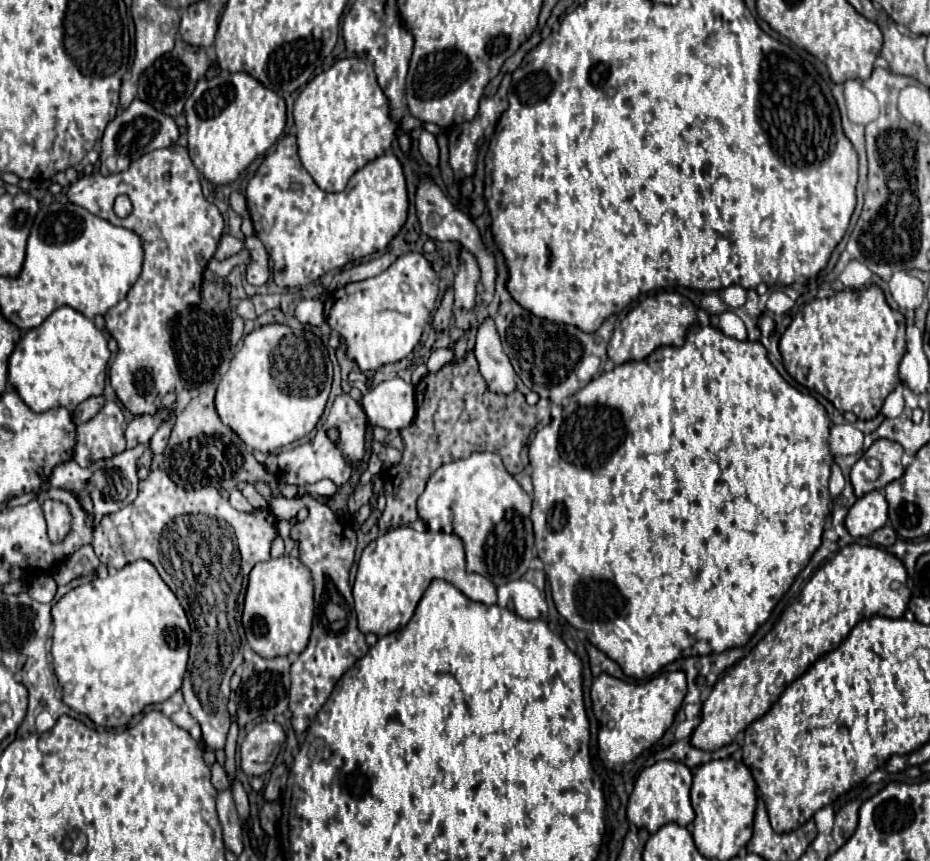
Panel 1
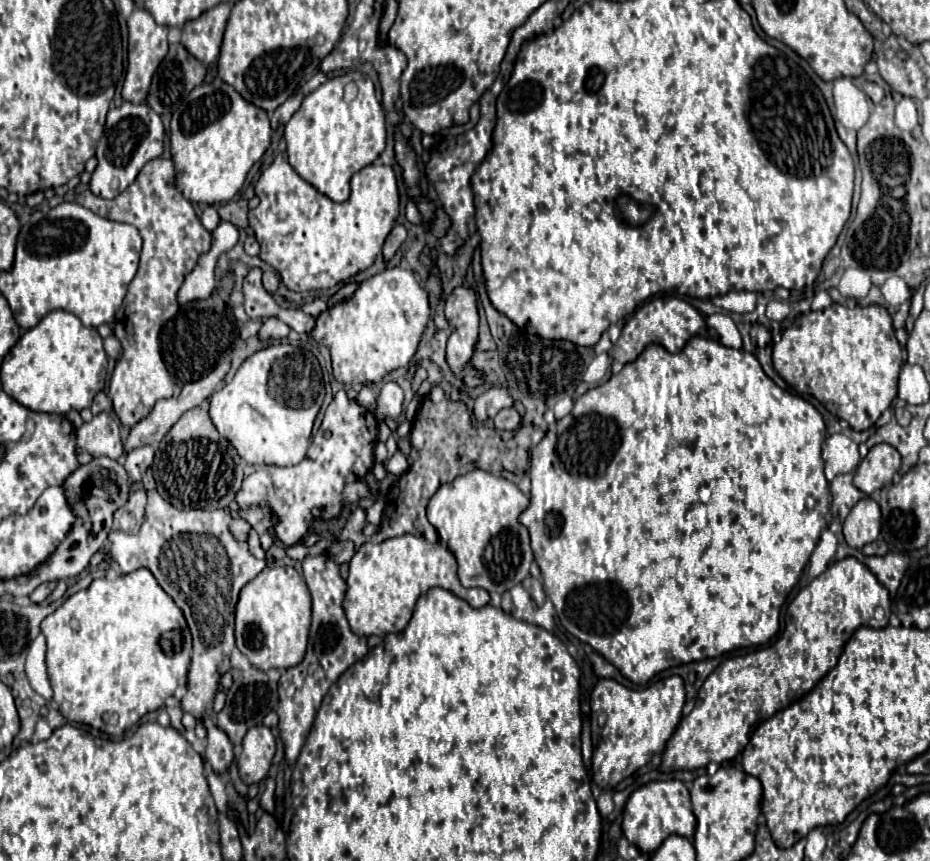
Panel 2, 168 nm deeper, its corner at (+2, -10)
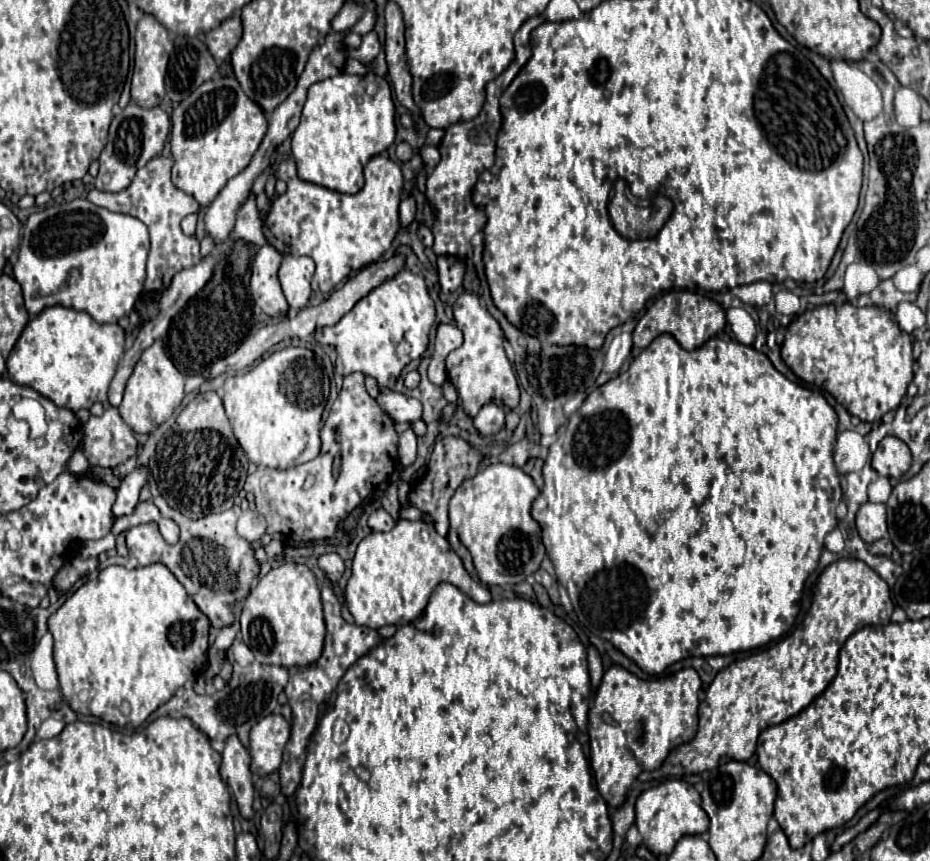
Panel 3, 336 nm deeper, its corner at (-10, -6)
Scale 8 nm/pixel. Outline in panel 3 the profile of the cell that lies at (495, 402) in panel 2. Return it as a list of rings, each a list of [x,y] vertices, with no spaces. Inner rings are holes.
[[[492,402],[484,404],[474,418],[474,426],[480,430],[480,434],[496,434],[504,426],[504,408]]]

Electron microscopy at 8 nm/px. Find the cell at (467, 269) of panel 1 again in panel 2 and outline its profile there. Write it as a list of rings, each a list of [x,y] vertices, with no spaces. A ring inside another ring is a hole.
[[[454,288],[454,292],[446,298],[444,304],[444,316],[452,328],[452,334],[448,338],[448,346],[446,346],[446,360],[450,370],[454,372],[456,378],[460,378],[464,382],[466,388],[476,388],[482,384],[482,372],[470,366],[470,358],[474,356],[476,350],[476,342],[478,342],[478,308],[476,308],[476,296],[470,288]]]

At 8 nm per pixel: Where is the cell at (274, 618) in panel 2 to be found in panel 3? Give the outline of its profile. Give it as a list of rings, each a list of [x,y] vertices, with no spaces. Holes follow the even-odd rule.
[[[284,562],[258,580],[240,616],[242,638],[260,664],[306,666],[316,662],[324,647],[324,616],[316,576],[304,564]]]

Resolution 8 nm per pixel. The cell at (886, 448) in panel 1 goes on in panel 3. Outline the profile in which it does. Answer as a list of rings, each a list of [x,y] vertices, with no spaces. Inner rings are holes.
[[[886,436],[880,440],[878,450],[872,456],[872,468],[880,476],[888,478],[900,478],[902,474],[908,472],[912,464],[912,454],[904,442],[900,442],[894,436]]]

